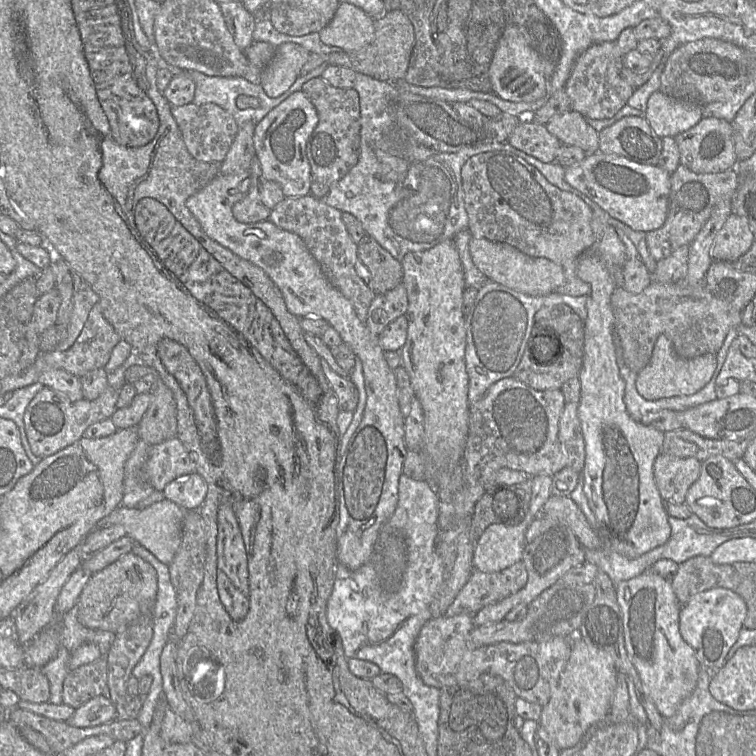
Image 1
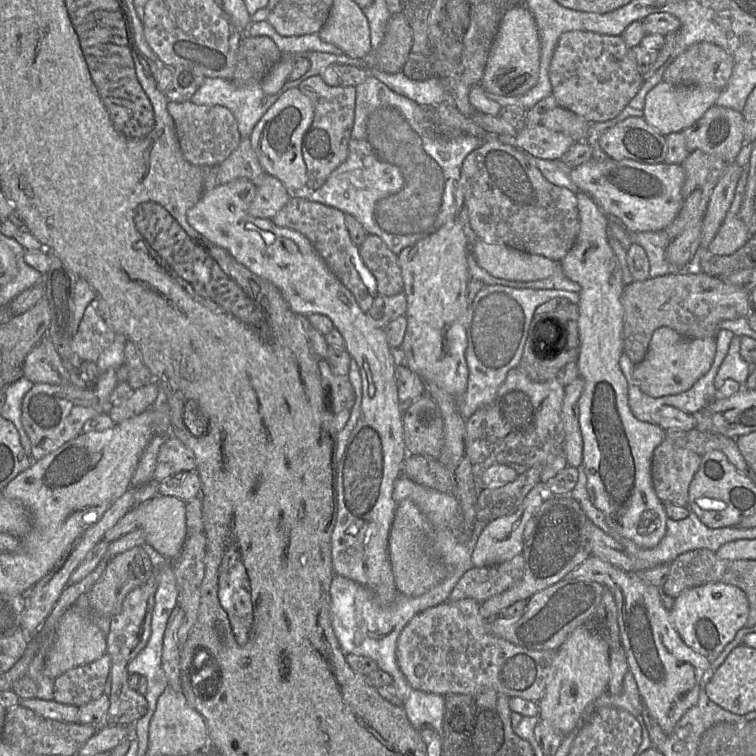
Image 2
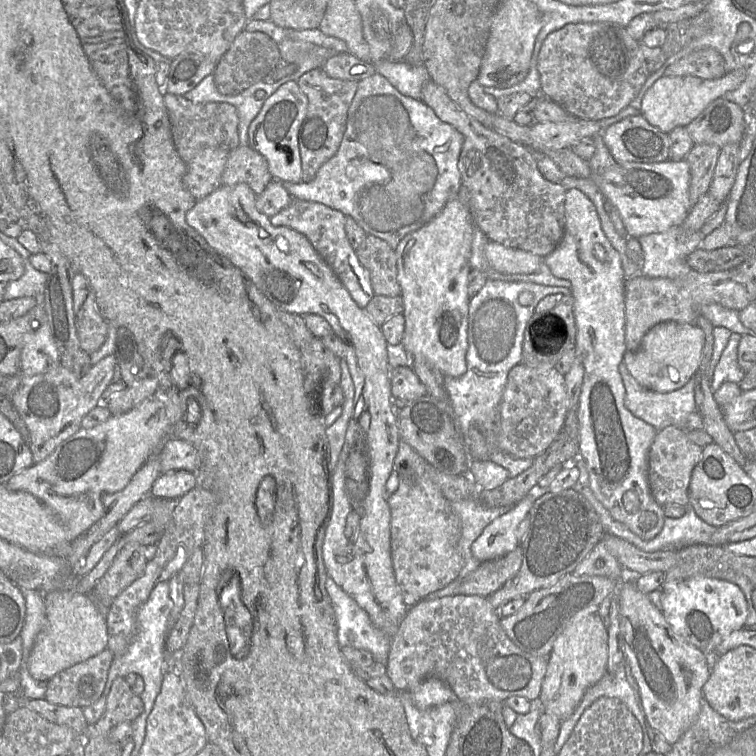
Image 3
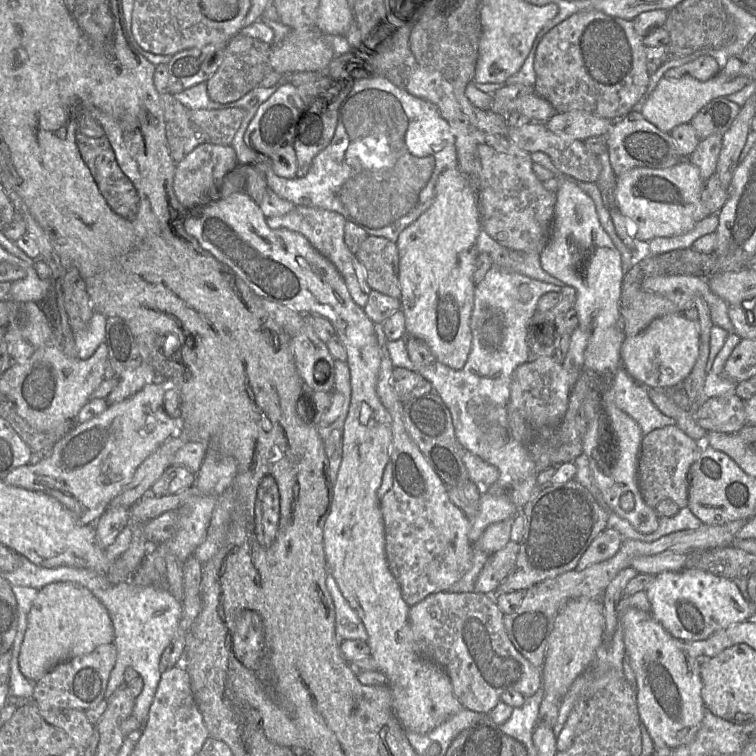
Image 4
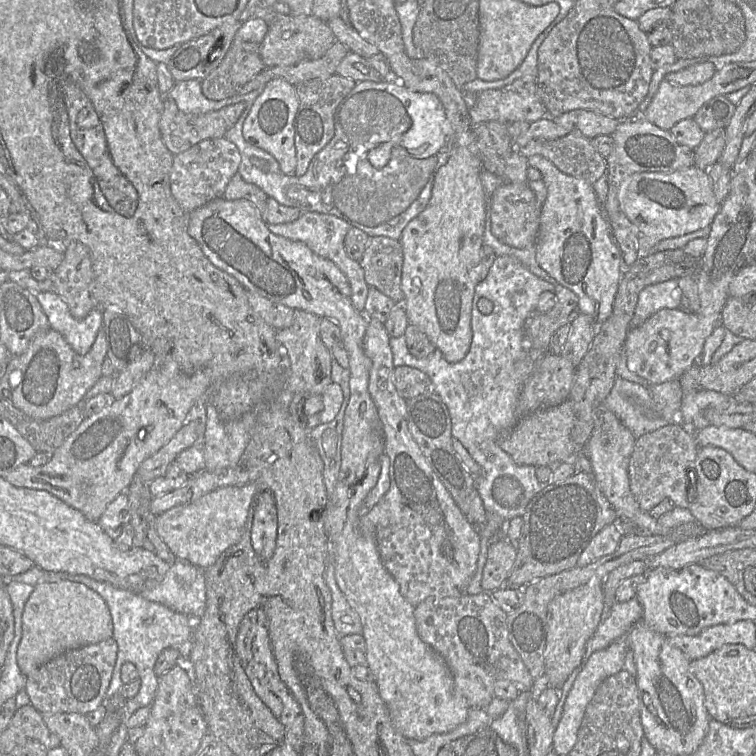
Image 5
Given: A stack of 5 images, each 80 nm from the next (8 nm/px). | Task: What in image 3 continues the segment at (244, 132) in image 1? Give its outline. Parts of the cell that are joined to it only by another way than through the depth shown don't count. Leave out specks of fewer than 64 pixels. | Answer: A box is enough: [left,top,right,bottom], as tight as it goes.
[221,145,272,195]

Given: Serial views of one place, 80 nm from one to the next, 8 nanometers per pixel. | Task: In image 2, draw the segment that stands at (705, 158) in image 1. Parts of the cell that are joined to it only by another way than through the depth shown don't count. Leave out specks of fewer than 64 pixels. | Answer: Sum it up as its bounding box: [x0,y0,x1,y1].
[681,105,744,164]

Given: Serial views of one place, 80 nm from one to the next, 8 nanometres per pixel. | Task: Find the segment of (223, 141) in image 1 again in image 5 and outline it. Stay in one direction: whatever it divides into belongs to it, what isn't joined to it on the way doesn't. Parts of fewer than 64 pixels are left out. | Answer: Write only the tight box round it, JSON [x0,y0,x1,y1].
[159,96,245,155]

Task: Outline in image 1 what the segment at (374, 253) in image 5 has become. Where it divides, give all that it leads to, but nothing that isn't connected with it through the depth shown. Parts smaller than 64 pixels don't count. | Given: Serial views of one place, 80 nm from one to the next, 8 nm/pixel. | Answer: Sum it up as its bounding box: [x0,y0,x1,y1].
[357,234,403,294]

